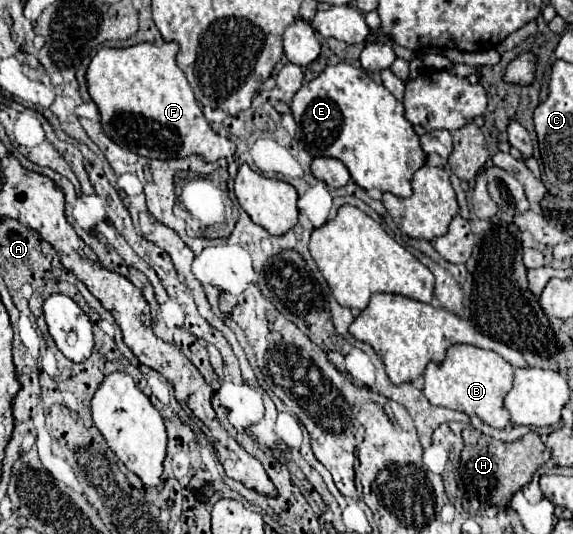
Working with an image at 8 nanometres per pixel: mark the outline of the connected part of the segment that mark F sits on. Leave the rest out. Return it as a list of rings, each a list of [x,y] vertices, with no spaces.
[[[138,43],[126,49],[100,49],[86,71],[88,93],[98,105],[104,133],[120,147],[148,159],[200,155],[206,163],[228,159],[236,145],[212,131],[194,91],[176,65],[176,43]]]

